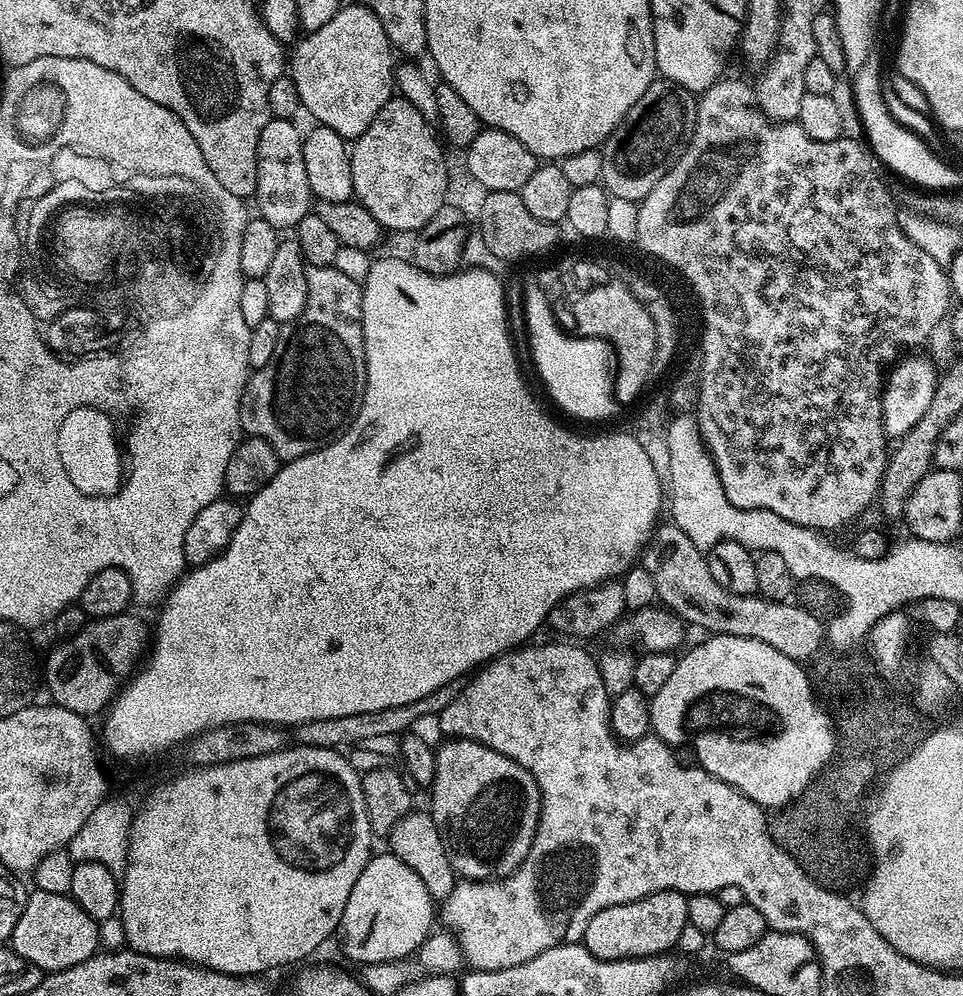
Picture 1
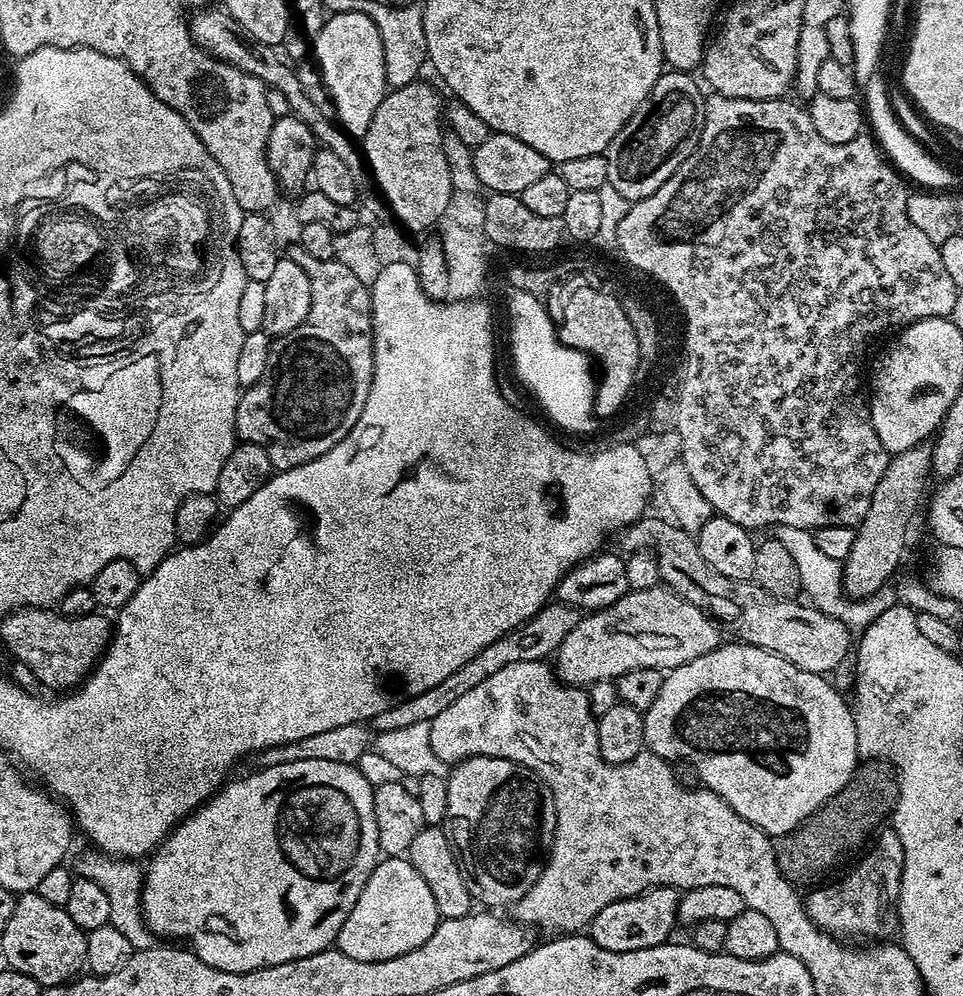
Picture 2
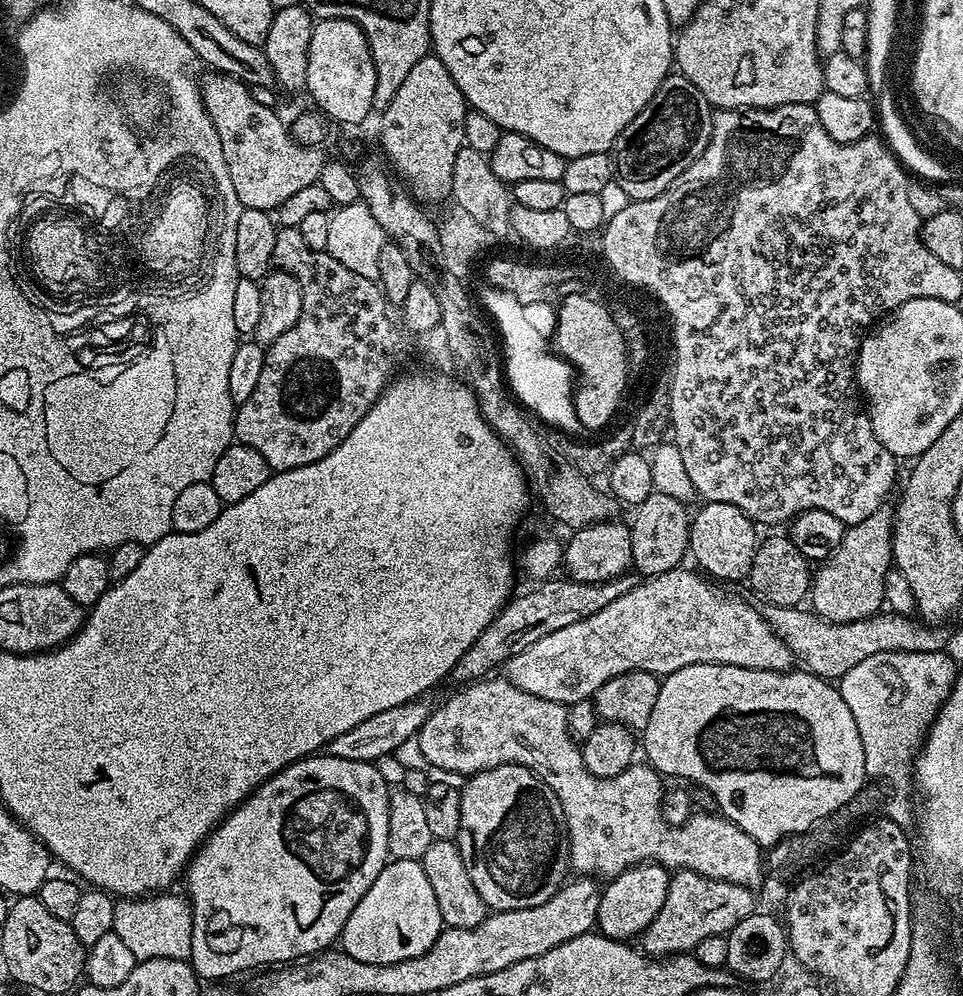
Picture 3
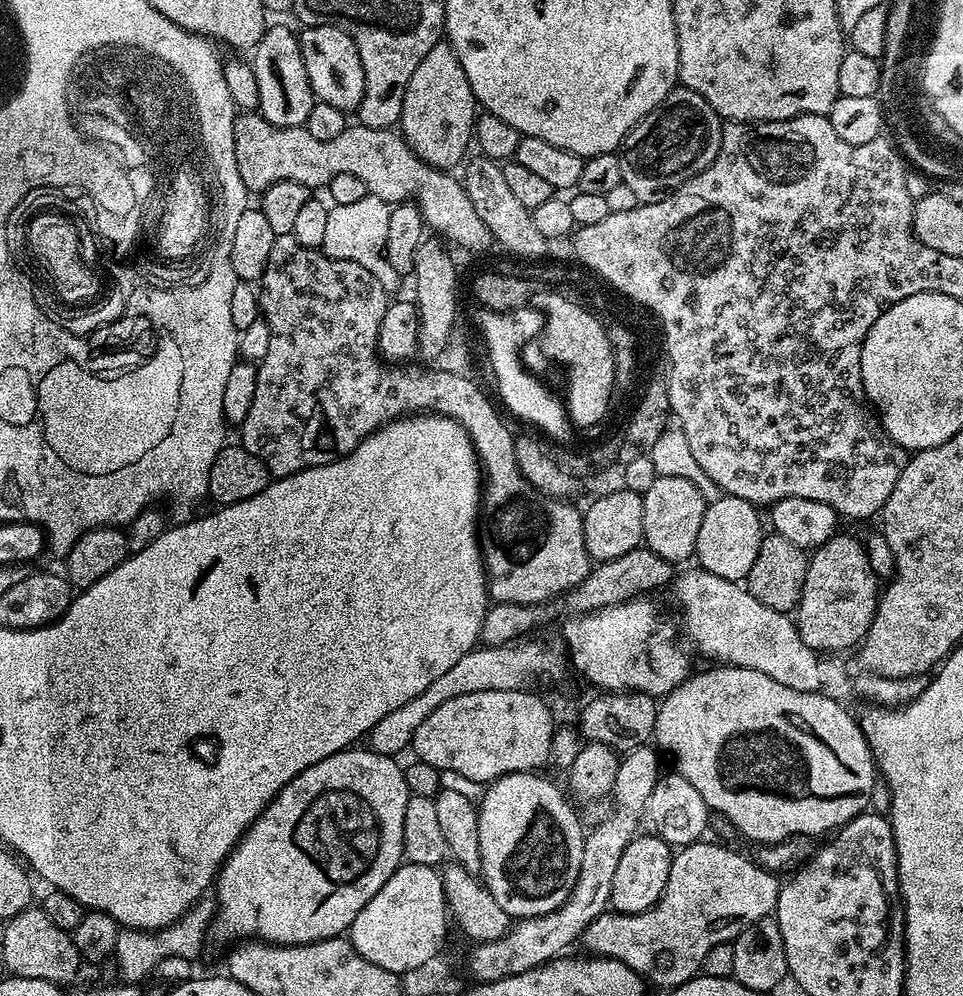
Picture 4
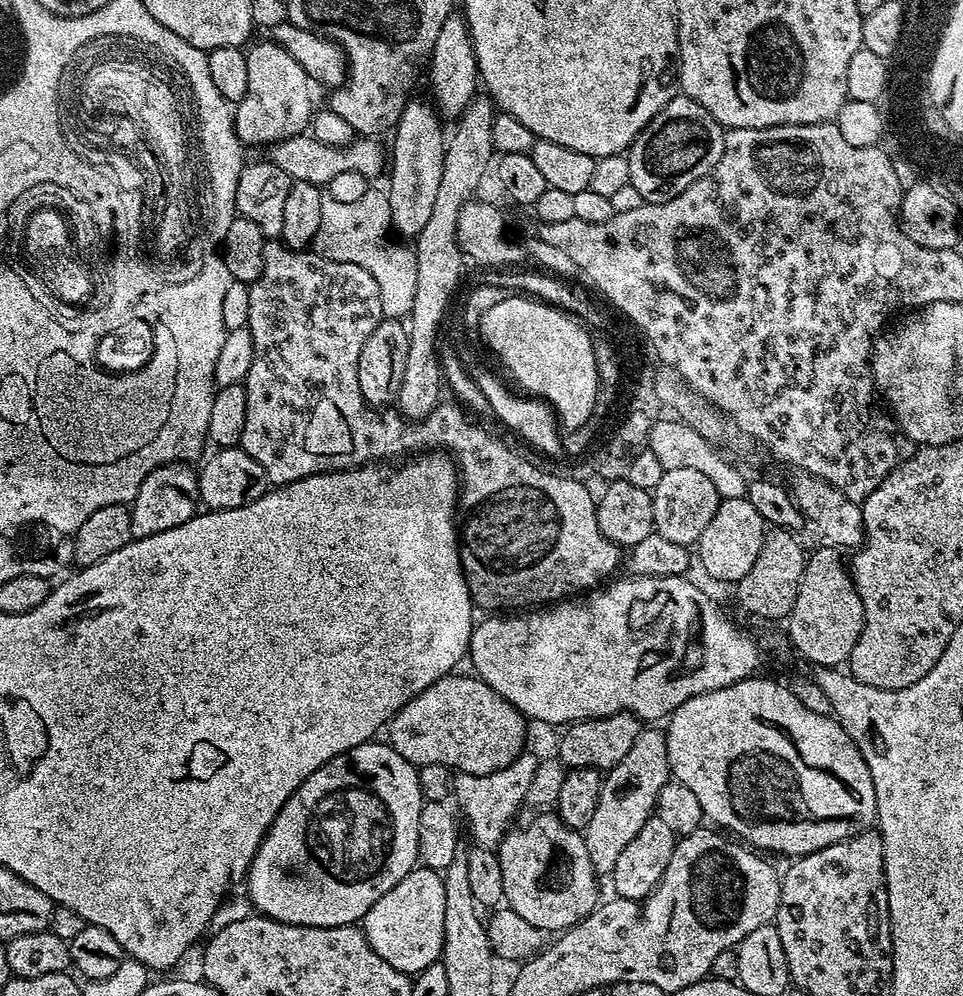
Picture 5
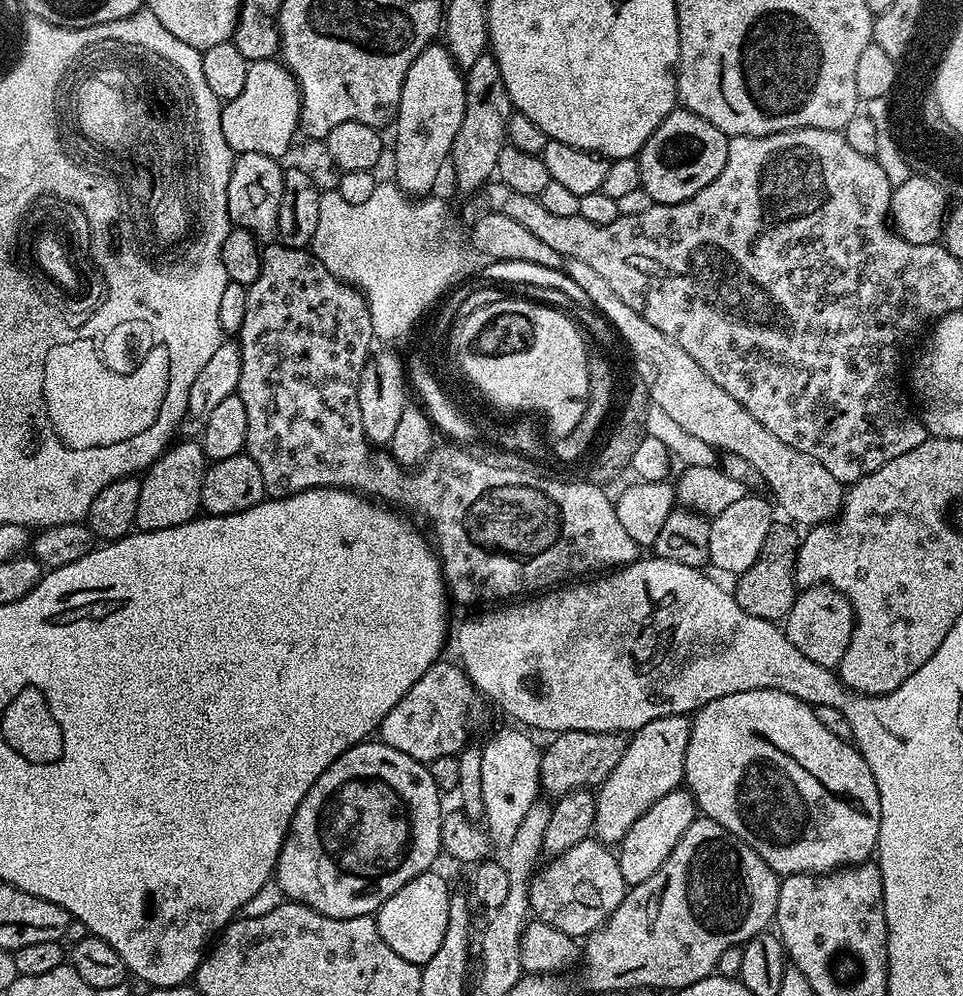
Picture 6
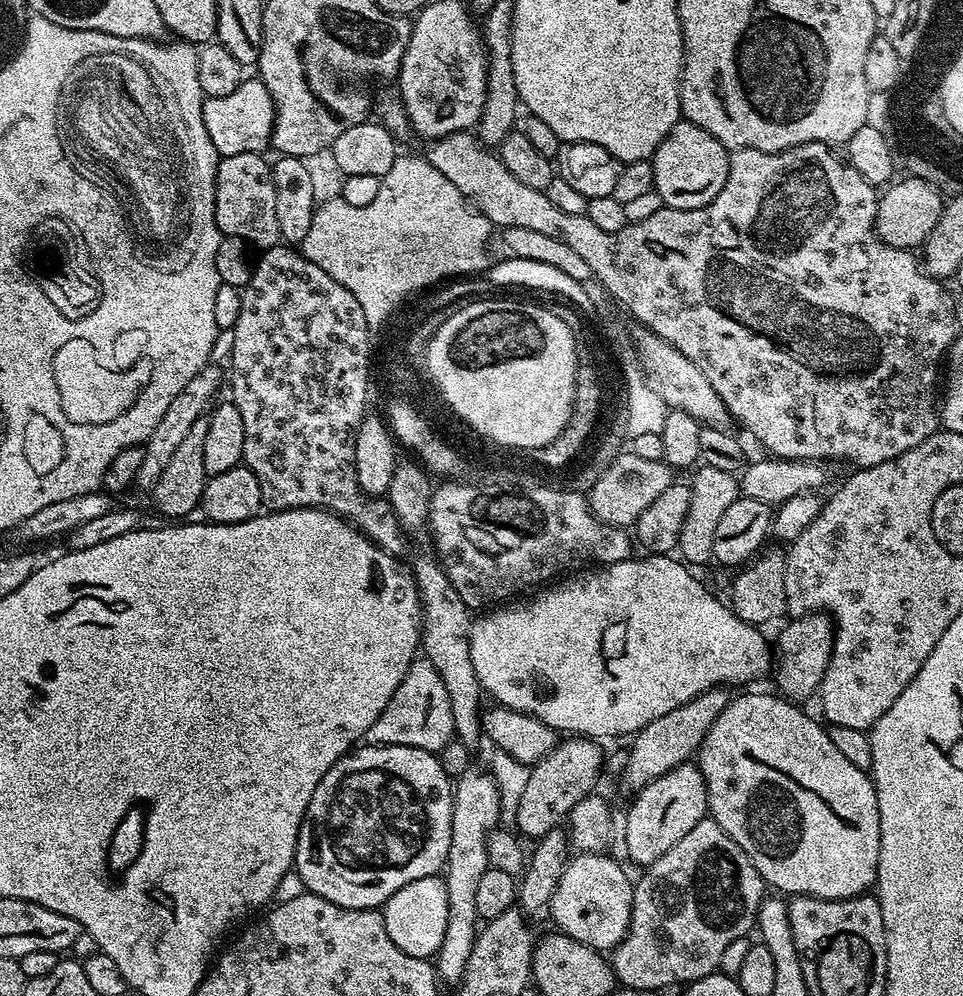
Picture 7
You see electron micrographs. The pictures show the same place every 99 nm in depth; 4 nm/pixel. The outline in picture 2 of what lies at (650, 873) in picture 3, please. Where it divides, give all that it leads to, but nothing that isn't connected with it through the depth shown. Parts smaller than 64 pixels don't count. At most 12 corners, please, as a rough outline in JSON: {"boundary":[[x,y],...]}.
{"boundary":[[649,888],[602,906],[592,941],[611,952],[667,944],[681,893]]}

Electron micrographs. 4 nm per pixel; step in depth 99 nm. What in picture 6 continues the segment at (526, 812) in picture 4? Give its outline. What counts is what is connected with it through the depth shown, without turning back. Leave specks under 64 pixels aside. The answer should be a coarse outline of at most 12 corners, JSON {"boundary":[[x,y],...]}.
{"boundary":[[589,838],[528,886],[531,915],[586,938],[626,891],[617,853]]}

